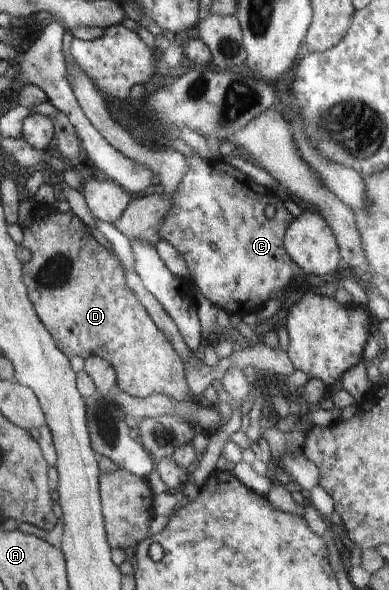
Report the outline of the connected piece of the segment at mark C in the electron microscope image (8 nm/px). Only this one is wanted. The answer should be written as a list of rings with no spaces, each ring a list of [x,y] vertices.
[[[200,156],[186,157],[188,163],[188,171],[186,171],[185,176],[180,181],[177,189],[172,193],[173,198],[173,209],[169,211],[169,214],[165,217],[163,225],[159,228],[160,234],[163,240],[168,241],[176,250],[182,255],[182,258],[187,264],[187,269],[189,270],[189,283],[198,288],[202,295],[204,295],[208,300],[212,301],[218,308],[225,310],[229,316],[232,314],[232,304],[236,304],[238,308],[246,308],[248,306],[260,306],[264,304],[268,298],[274,298],[282,292],[282,288],[292,280],[292,274],[294,274],[294,280],[302,284],[302,280],[305,278],[305,272],[296,264],[291,255],[284,250],[285,240],[284,232],[287,232],[286,228],[290,228],[291,222],[294,220],[290,212],[288,212],[284,202],[278,198],[278,196],[266,188],[264,185],[259,185],[248,176],[240,171],[240,168],[233,167],[225,160],[202,160]]]

